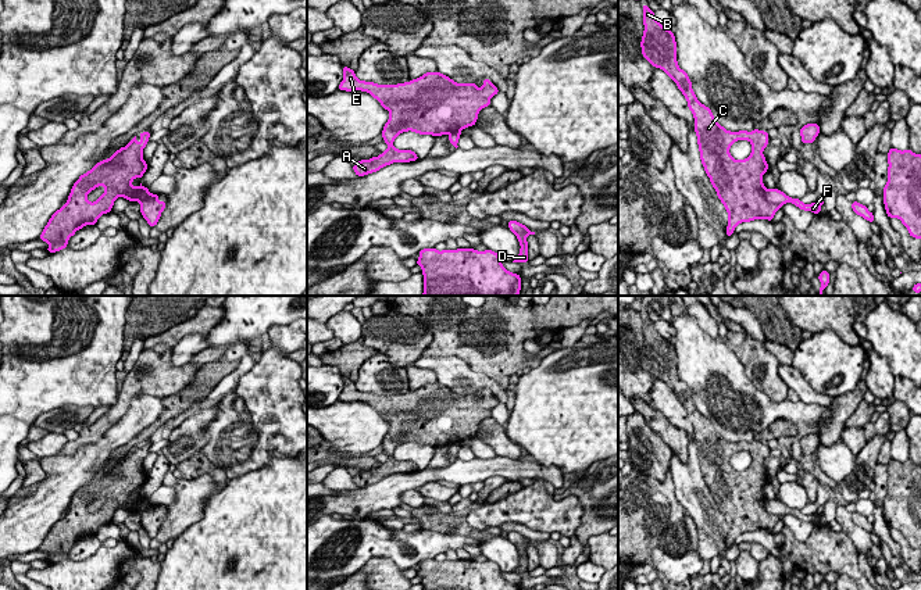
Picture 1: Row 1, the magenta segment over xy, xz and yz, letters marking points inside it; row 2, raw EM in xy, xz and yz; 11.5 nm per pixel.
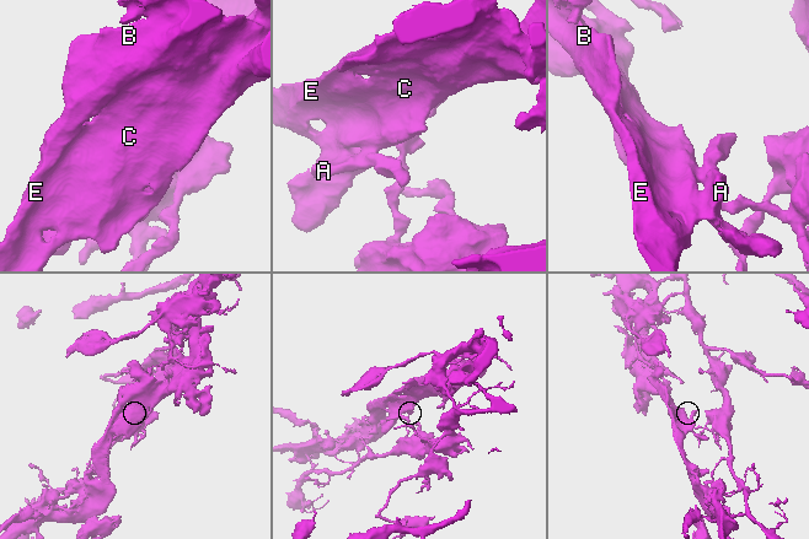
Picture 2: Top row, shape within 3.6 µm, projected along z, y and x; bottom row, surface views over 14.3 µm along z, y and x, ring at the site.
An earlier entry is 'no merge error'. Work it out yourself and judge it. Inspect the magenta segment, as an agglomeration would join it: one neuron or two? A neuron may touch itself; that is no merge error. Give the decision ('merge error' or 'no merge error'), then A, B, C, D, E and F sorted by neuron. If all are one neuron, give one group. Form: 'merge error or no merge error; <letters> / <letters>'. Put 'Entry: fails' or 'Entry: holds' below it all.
merge error; A B C E / D F
Entry: fails

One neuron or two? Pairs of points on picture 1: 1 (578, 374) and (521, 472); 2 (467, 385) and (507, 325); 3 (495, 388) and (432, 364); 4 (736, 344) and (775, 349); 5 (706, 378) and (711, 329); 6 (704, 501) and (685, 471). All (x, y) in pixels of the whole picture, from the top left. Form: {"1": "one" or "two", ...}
{"1": "two", "2": "two", "3": "one", "4": "two", "5": "two", "6": "one"}

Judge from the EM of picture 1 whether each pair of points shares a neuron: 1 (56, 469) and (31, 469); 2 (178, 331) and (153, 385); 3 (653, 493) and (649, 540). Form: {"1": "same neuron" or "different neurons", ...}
{"1": "different neurons", "2": "different neurons", "3": "same neuron"}

